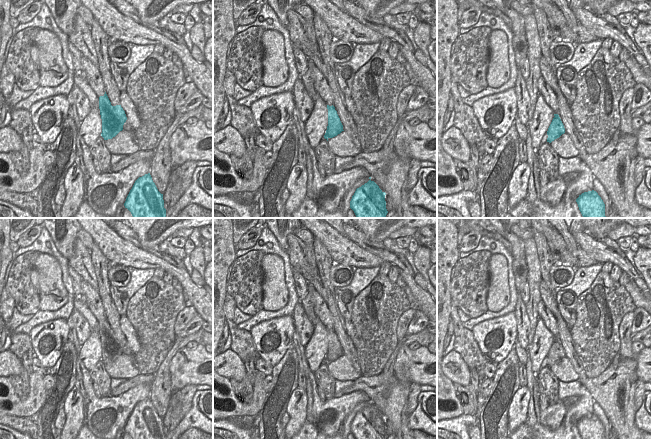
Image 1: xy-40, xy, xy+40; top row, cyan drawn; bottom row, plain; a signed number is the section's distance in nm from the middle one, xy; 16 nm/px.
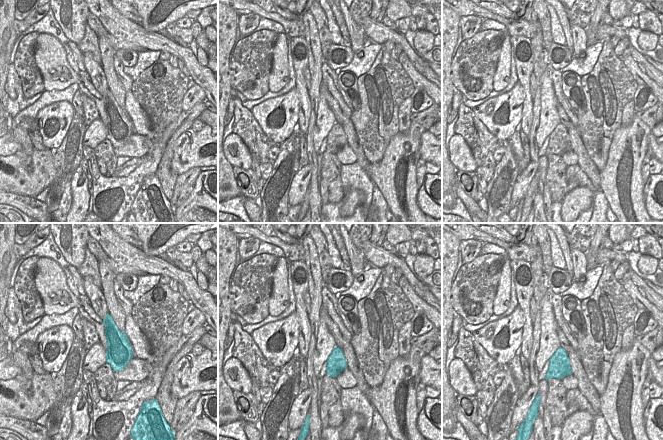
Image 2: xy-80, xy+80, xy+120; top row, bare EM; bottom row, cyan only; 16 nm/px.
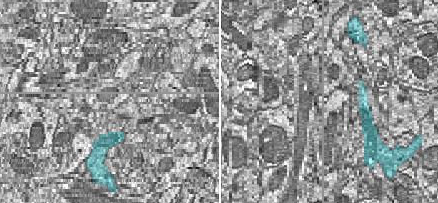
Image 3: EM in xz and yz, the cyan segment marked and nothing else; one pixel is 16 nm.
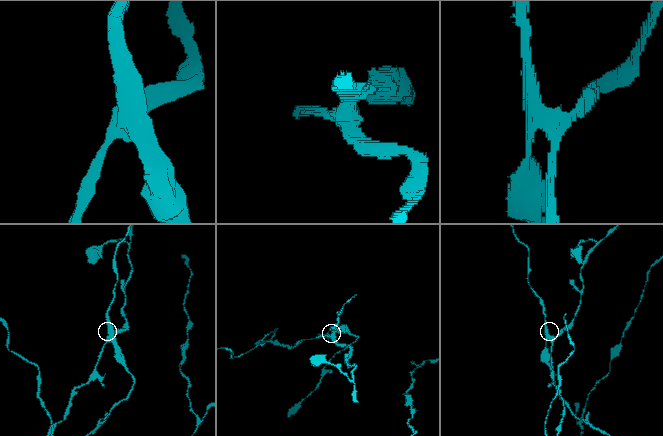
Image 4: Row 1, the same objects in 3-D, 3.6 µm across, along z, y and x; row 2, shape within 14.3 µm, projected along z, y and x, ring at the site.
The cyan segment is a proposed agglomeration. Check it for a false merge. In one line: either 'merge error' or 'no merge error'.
merge error

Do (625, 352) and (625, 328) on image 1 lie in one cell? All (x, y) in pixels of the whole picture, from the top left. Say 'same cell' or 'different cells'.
same cell

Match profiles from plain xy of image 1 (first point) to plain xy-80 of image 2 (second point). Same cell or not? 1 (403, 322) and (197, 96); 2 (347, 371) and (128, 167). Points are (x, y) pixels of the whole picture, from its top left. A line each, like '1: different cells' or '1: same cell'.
1: same cell
2: different cells

